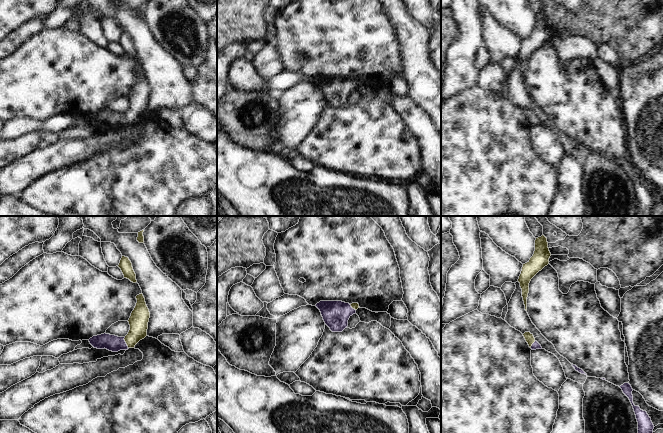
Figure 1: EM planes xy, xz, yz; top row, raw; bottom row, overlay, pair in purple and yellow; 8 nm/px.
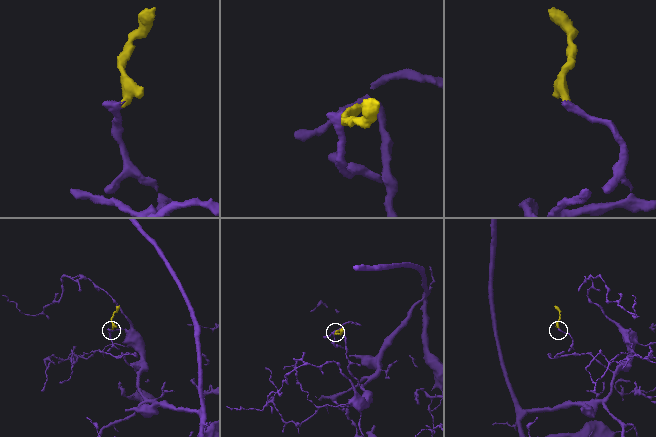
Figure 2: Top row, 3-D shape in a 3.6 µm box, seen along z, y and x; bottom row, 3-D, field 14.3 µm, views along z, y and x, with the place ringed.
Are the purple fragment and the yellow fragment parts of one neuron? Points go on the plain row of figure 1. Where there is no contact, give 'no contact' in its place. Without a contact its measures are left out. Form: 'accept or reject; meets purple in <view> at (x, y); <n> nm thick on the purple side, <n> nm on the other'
accept; meets purple in xy at (125, 119); 130 nm thick on the purple side, 160 nm on the other

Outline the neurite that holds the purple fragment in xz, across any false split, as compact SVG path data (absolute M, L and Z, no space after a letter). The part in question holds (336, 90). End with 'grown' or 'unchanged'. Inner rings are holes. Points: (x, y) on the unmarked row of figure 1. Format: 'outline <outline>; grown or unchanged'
outline M320 77L316 83L332 108L342 108L347 104L349 94L360 84L358 79L349 80L342 77Z; grown

